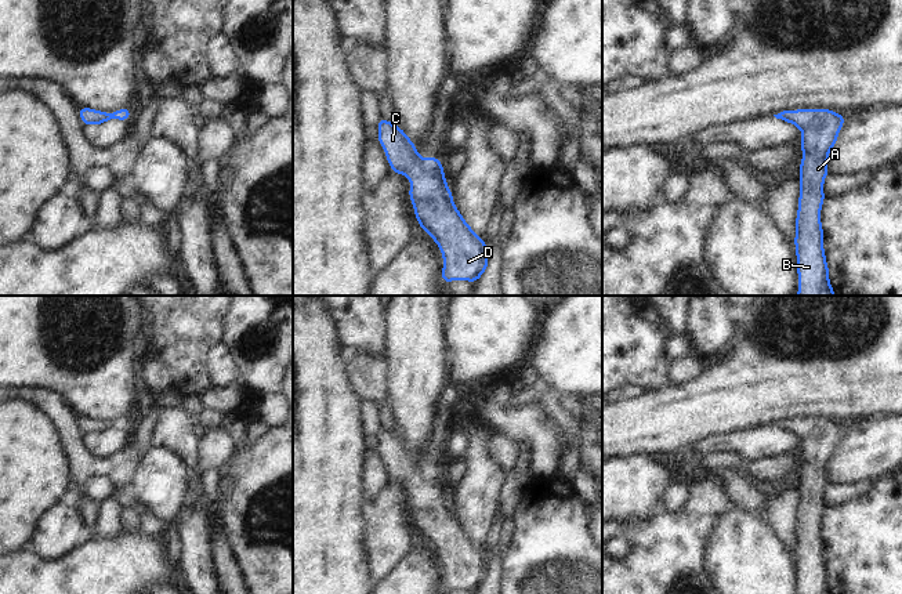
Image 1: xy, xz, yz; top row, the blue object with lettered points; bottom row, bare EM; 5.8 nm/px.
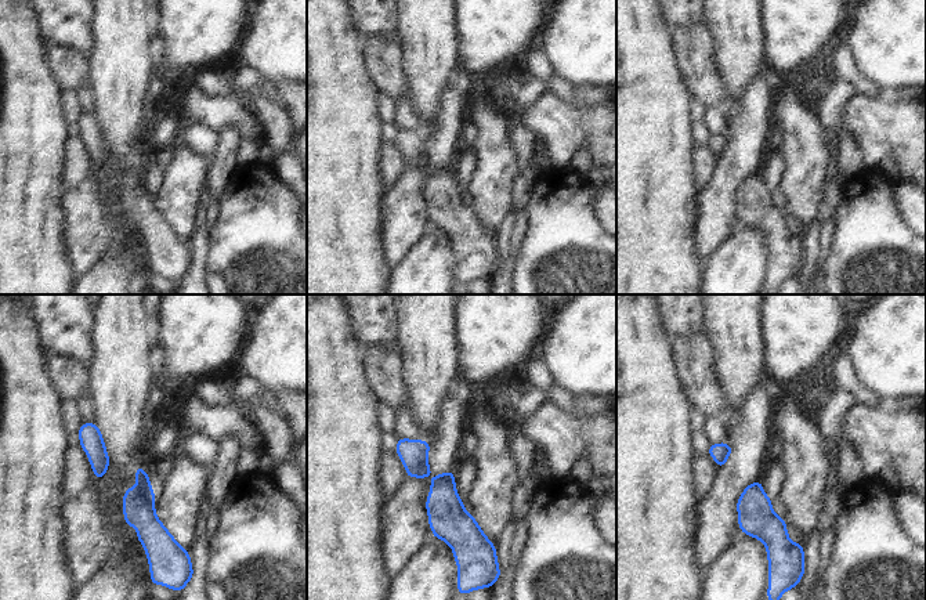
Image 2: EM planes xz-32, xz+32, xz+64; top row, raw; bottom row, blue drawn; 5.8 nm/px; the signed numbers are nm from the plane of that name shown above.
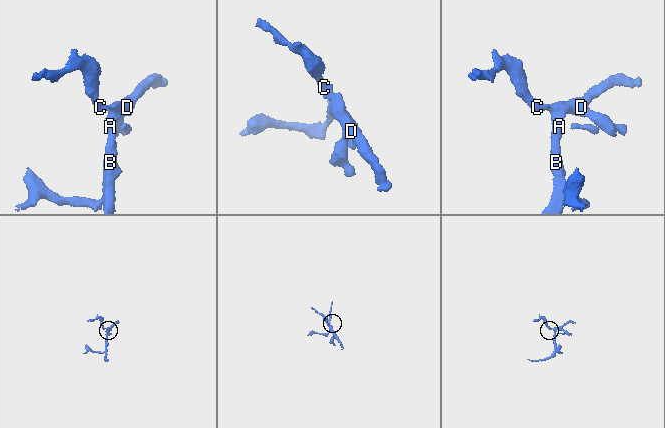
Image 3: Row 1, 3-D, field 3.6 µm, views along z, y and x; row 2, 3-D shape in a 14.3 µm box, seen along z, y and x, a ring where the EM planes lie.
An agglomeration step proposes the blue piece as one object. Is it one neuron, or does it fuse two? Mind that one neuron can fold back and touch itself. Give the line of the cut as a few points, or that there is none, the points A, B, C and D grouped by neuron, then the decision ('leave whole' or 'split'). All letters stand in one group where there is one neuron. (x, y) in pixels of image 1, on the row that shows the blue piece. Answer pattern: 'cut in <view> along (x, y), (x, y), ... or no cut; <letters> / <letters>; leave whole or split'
no cut; A B C D; leave whole

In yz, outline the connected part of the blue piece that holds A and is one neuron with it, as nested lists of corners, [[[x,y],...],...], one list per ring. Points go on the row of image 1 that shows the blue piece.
[[[827,109],[780,111],[774,116],[796,124],[804,134],[798,144],[804,156],[798,167],[801,193],[794,239],[800,280],[797,296],[836,296],[823,253],[821,206],[826,199],[823,180],[829,174],[829,151],[837,142],[845,116]]]

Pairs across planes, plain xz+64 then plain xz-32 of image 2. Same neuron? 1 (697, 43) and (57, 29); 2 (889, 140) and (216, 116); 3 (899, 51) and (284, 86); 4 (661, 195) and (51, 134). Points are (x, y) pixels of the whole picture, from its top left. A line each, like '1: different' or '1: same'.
1: different
2: same
3: different
4: same

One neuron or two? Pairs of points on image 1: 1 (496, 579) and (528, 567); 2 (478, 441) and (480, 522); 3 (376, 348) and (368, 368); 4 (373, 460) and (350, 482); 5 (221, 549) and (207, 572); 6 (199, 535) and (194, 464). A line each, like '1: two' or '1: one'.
1: two
2: one
3: two
4: two
5: two
6: one

